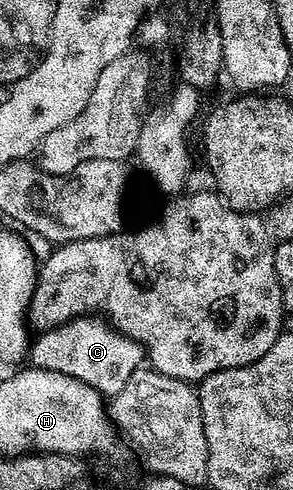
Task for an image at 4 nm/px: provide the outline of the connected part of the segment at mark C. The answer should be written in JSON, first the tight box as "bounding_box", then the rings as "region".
{"bounding_box":[30,315,146,398],"region":[[[86,315],[39,333],[31,341],[30,360],[35,367],[76,378],[101,396],[111,398],[118,395],[126,382],[130,382],[130,374],[145,363],[146,353],[139,344],[116,331],[103,319]]]}

